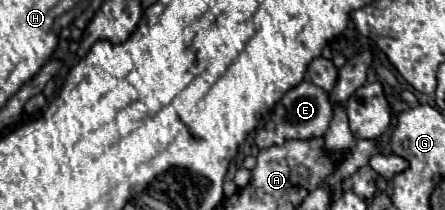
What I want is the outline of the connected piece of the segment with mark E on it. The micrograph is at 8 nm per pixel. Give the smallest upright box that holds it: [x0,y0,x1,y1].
[255,80,333,148]

